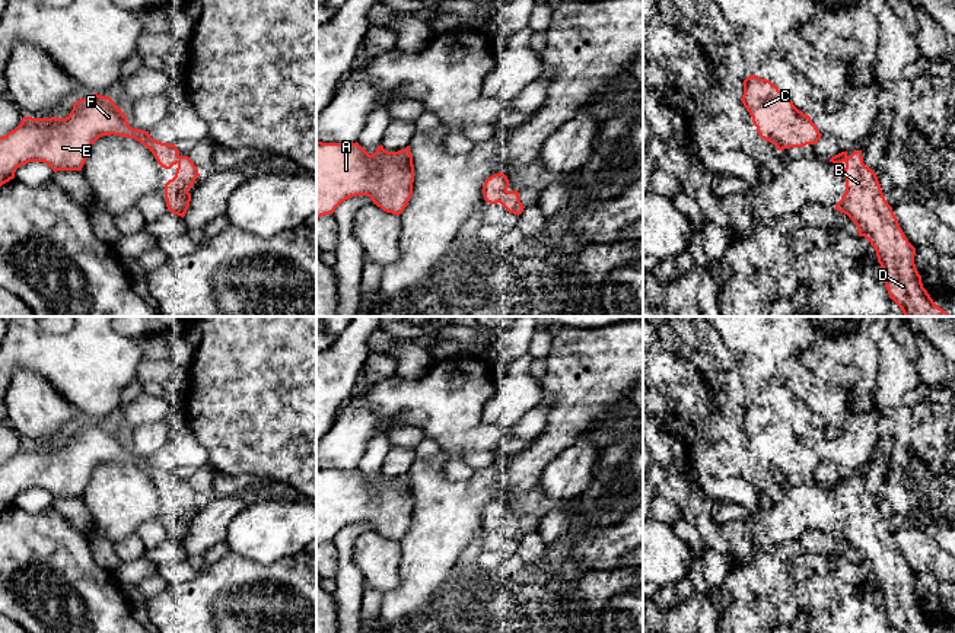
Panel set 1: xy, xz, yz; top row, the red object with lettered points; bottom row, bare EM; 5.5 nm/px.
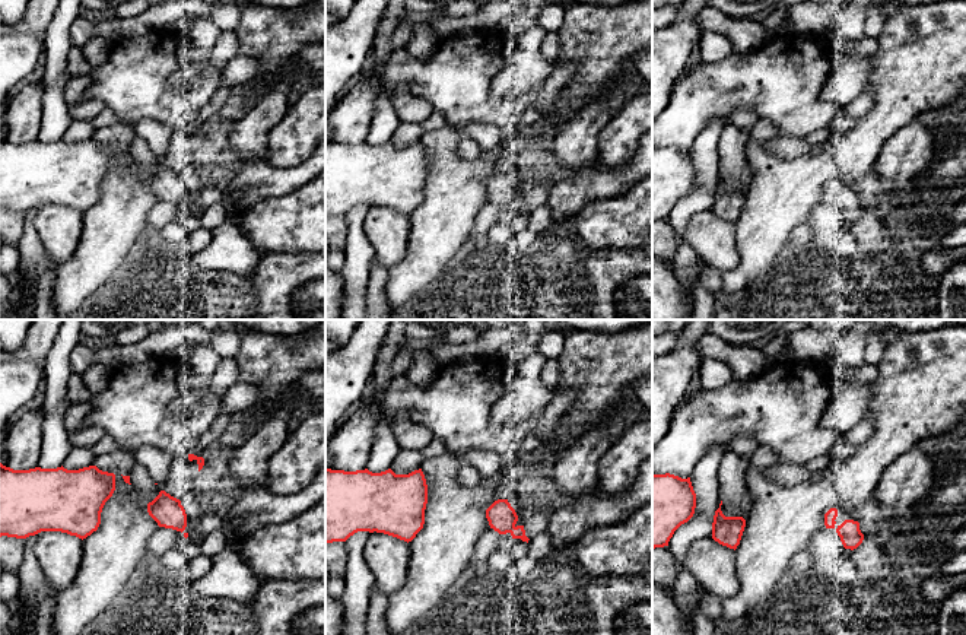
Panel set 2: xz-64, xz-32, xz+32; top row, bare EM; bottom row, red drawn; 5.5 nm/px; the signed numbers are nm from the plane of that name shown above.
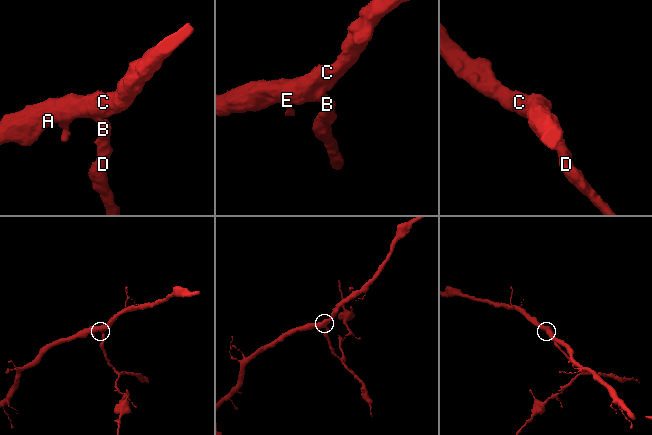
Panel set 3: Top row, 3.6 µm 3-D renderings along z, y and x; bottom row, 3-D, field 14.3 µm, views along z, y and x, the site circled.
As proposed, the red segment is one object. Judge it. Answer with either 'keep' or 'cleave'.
keep

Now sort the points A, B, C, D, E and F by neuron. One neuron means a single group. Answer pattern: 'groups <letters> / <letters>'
groups A B C D E F

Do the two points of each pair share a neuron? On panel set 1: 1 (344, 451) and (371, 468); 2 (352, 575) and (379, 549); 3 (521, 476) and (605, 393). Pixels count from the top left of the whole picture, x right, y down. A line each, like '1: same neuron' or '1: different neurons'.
1: different neurons
2: different neurons
3: same neuron

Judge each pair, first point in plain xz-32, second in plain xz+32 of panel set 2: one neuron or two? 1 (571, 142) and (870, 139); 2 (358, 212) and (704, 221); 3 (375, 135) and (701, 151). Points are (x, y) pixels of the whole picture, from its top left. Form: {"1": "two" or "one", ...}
{"1": "two", "2": "two", "3": "one"}

